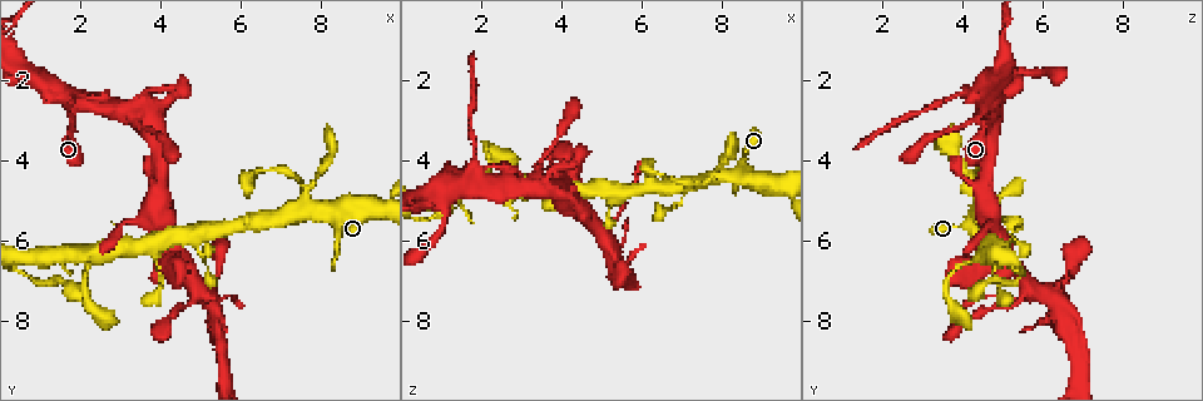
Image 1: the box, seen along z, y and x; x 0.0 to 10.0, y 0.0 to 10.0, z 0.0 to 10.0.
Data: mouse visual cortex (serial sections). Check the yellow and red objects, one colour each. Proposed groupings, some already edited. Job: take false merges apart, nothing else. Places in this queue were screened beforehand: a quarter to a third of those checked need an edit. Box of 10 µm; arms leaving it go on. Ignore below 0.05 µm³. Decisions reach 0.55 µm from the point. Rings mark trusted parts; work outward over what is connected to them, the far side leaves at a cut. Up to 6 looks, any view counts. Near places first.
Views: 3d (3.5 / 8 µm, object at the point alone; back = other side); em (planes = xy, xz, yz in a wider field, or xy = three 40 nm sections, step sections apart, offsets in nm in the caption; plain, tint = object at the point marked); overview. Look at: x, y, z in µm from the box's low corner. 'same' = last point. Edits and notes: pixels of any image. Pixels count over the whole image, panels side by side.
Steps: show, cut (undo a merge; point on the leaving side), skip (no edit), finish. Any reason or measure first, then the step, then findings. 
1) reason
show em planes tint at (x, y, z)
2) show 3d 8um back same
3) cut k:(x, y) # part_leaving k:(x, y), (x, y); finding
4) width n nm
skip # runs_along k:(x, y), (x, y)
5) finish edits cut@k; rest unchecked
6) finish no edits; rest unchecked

looks like a crossing
show 3d 3.5um at (7.70, 5.30, 4.40)

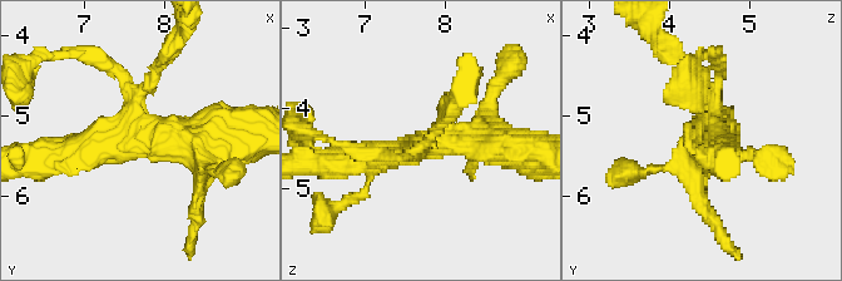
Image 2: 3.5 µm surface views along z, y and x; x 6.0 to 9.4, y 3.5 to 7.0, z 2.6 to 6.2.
need the tissue
show em xy step 1 tint at (7.70, 5.25, 4.50)

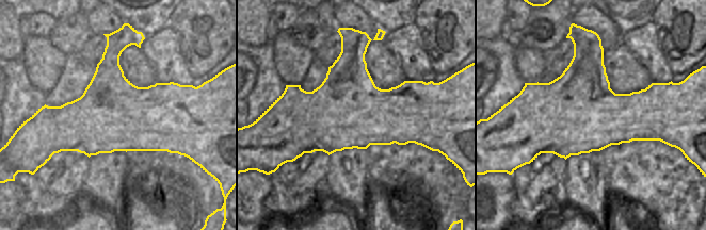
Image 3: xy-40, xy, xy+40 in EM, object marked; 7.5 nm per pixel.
show em xy step 2 tint same

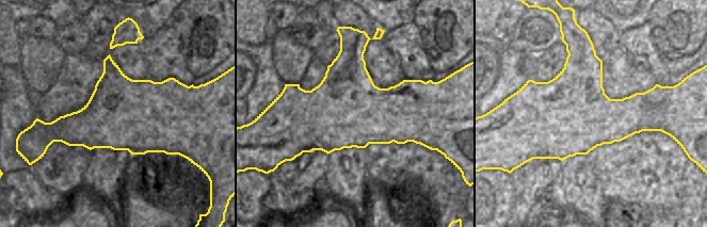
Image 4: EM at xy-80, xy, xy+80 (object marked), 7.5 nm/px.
skip # runs_along 2:(486, 122), (479, 142), (343, 161); all the same cell

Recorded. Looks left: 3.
four-way junction
show 3d 3.5um back at (1.85, 2.60, 4.55)

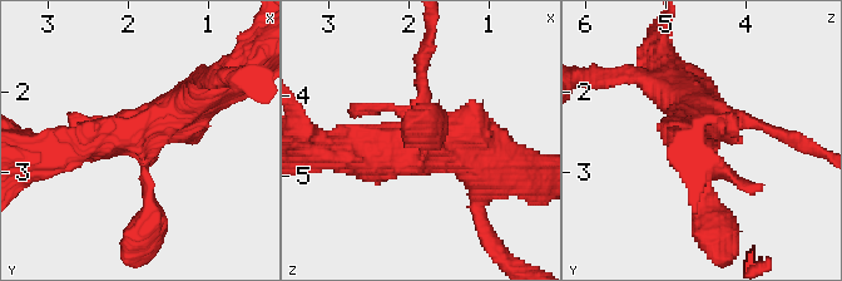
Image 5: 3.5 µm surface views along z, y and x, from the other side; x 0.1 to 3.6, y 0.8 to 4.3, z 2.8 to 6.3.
now the EM
show em xy step 3 tint same

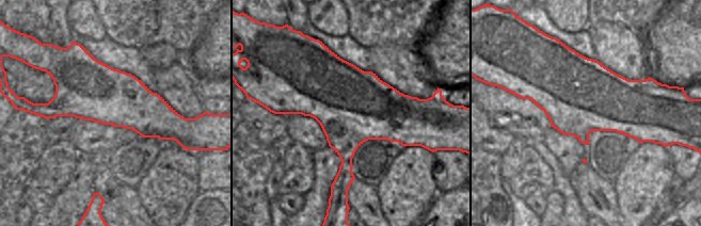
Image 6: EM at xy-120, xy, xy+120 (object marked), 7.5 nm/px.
skip # runs_along 5:(148, 218), (137, 133), (63, 149); continuous, no second cell

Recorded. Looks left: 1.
finish no edits; rest unchecked

